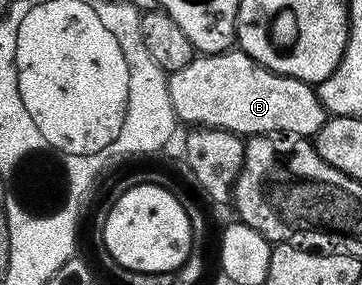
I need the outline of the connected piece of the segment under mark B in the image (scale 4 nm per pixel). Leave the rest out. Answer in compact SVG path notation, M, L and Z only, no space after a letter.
M231 48L222 54L196 56L184 68L173 71L168 78L168 92L172 100L174 117L179 123L190 122L195 127L211 126L233 134L297 134L313 136L328 117L327 107L309 82L301 82L264 68L254 58L249 58L240 48Z

